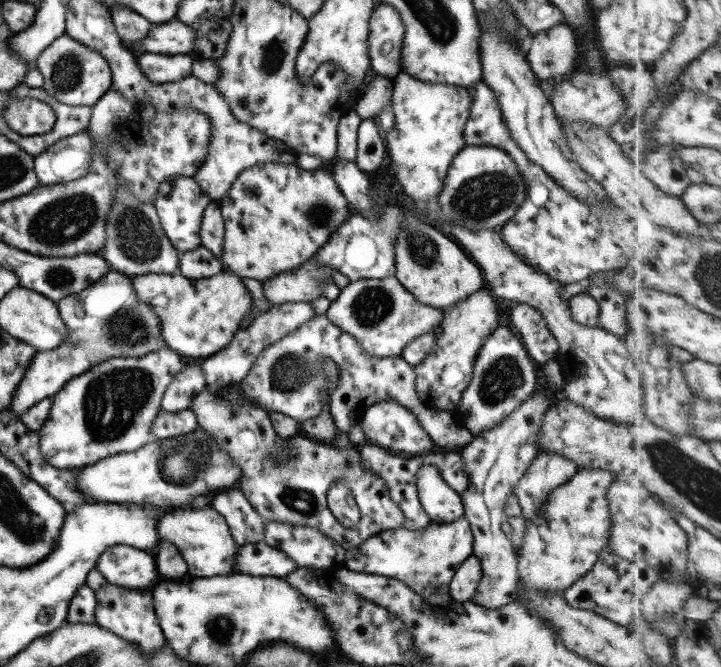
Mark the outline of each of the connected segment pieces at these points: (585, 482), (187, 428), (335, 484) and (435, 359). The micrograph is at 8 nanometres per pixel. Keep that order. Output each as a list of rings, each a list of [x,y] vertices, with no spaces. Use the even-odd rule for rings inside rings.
[[[580,468],[565,484],[550,493],[542,511],[526,520],[524,541],[516,550],[519,580],[526,590],[544,594],[563,592],[598,562],[598,555],[610,538],[612,523],[607,492],[616,479],[604,470]]]
[[[160,410],[154,423],[152,423],[152,435],[155,439],[167,439],[191,433],[198,430],[198,420],[189,410],[178,413]]]
[[[334,480],[330,484],[326,500],[327,507],[344,527],[356,526],[360,520],[360,510],[358,510],[356,496],[345,482]]]
[[[487,288],[478,289],[454,307],[444,309],[446,315],[438,327],[432,329],[435,344],[426,358],[414,367],[415,389],[419,400],[436,411],[454,412],[466,387],[471,382],[473,367],[486,337],[495,332],[498,325],[498,306]]]

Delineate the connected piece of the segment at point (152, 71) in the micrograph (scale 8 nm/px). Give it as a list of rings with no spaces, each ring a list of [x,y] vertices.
[[[144,53],[137,63],[148,80],[156,84],[178,82],[192,76],[192,64],[196,56]]]

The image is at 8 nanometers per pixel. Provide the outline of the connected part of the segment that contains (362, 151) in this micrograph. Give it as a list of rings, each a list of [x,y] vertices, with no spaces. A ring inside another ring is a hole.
[[[375,118],[362,119],[357,129],[357,150],[355,163],[364,172],[376,170],[387,155],[382,130]]]

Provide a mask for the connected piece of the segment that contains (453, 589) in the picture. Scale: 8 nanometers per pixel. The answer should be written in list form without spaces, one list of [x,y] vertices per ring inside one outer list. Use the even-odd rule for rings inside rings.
[[[470,555],[457,569],[452,577],[449,593],[454,602],[468,602],[474,600],[476,587],[482,579],[480,560]]]

